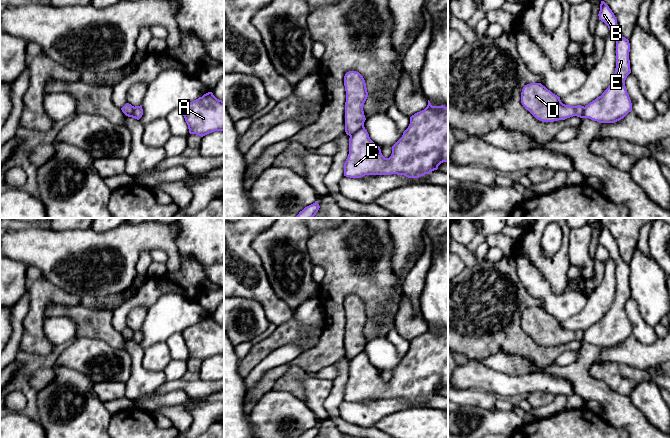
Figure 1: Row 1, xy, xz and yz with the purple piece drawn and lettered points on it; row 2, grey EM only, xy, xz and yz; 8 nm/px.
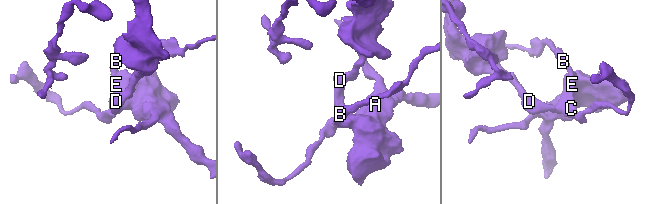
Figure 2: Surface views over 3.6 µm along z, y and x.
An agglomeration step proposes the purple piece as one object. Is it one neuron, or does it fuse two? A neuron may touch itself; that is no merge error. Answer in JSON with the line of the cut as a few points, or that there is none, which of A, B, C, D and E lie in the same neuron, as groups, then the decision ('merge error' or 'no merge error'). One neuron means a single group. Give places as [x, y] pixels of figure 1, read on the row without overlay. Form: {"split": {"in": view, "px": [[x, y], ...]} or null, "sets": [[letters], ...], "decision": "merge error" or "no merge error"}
{"split": {"in": "xz", "px": [[363, 350], [350, 360]]}, "sets": [["A", "B", "C", "E"], ["D"]], "decision": "merge error"}

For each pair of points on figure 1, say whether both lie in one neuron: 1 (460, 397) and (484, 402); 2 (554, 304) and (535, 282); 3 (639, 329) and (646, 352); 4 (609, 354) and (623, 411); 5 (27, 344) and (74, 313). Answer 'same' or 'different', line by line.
1: same
2: same
3: different
4: different
5: different

